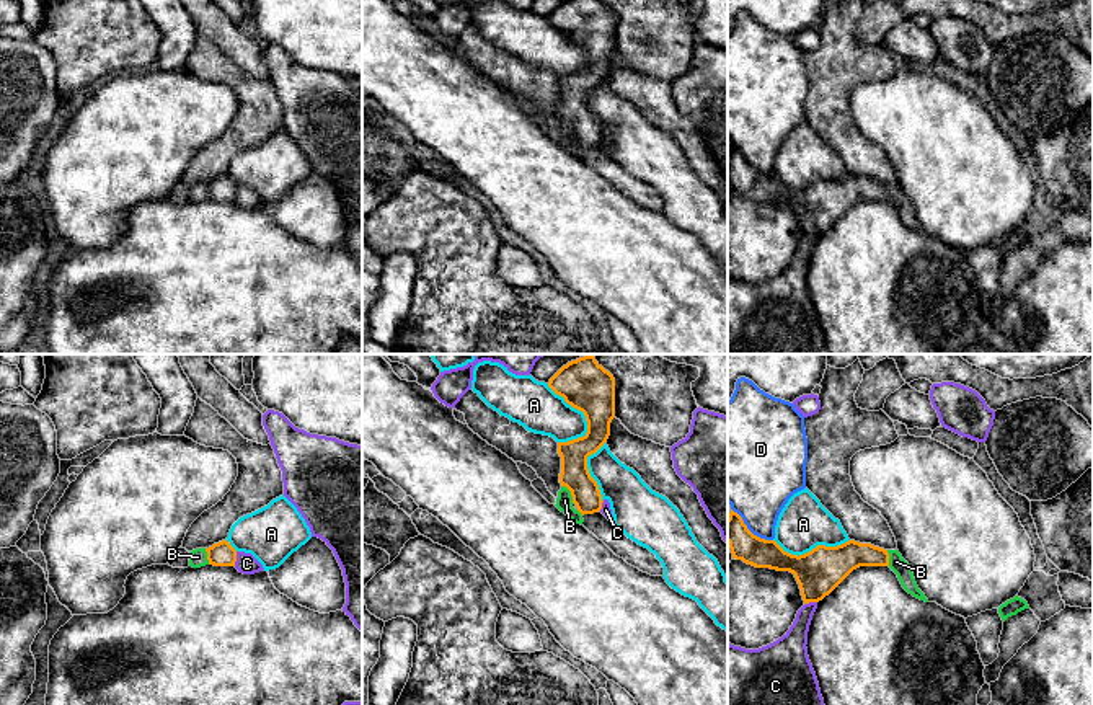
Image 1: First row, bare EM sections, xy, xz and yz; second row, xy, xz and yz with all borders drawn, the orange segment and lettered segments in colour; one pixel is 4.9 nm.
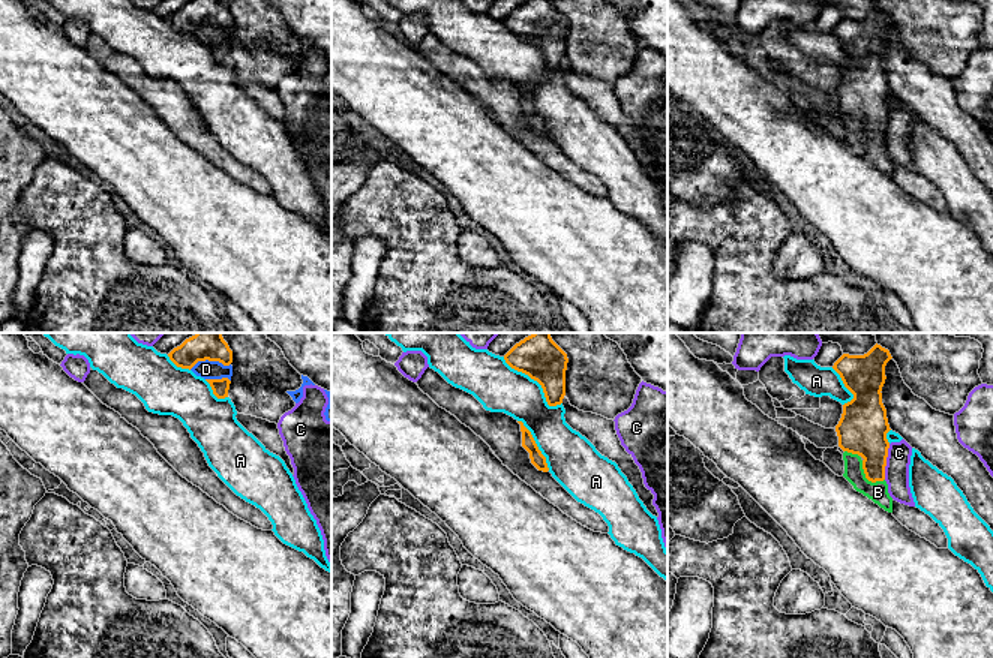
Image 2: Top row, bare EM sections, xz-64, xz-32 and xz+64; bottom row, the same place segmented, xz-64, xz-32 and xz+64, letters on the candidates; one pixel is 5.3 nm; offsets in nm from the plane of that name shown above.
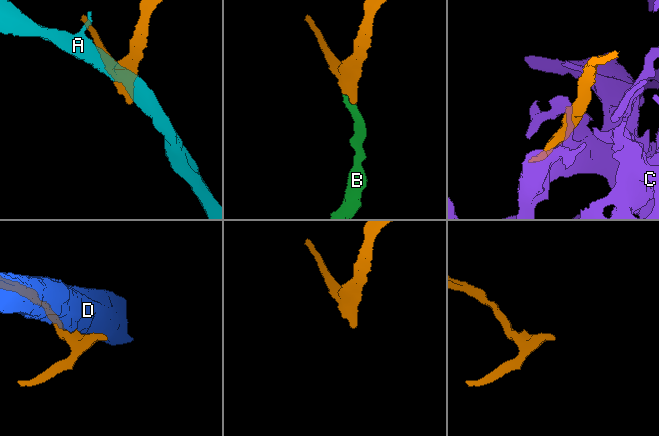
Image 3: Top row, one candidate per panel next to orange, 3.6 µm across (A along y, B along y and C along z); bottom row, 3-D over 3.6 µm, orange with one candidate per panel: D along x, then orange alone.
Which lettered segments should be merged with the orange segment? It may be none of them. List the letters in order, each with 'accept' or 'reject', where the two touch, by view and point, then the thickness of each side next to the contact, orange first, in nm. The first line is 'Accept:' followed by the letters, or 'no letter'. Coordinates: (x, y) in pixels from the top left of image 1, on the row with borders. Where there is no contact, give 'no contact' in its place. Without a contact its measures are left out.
Accept: B
A: reject | xz (576, 408) | 240/240 nm
B: accept | xz (571, 493) | 150/80 nm
C: reject | xy (235, 558) | 120/100 nm
D: reject | yz (749, 531) | 150/360 nm

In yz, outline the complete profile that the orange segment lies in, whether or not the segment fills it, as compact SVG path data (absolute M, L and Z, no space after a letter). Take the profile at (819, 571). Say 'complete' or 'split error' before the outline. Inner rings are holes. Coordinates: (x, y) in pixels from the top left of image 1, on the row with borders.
split error | M732 509L728 517L728 543L736 560L755 568L793 573L804 604L822 601L860 566L889 566L909 594L928 602L899 550L848 540L837 547L817 545L798 556L785 552L775 540L754 535Z

